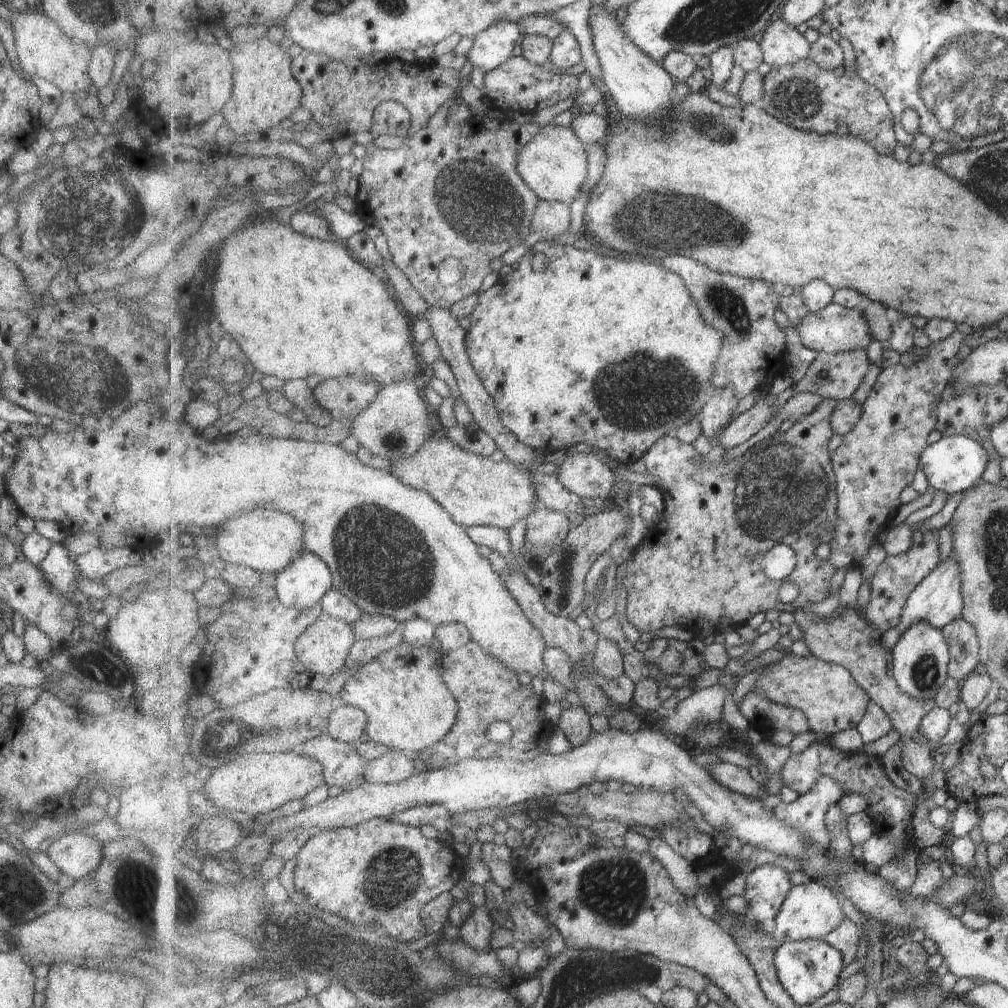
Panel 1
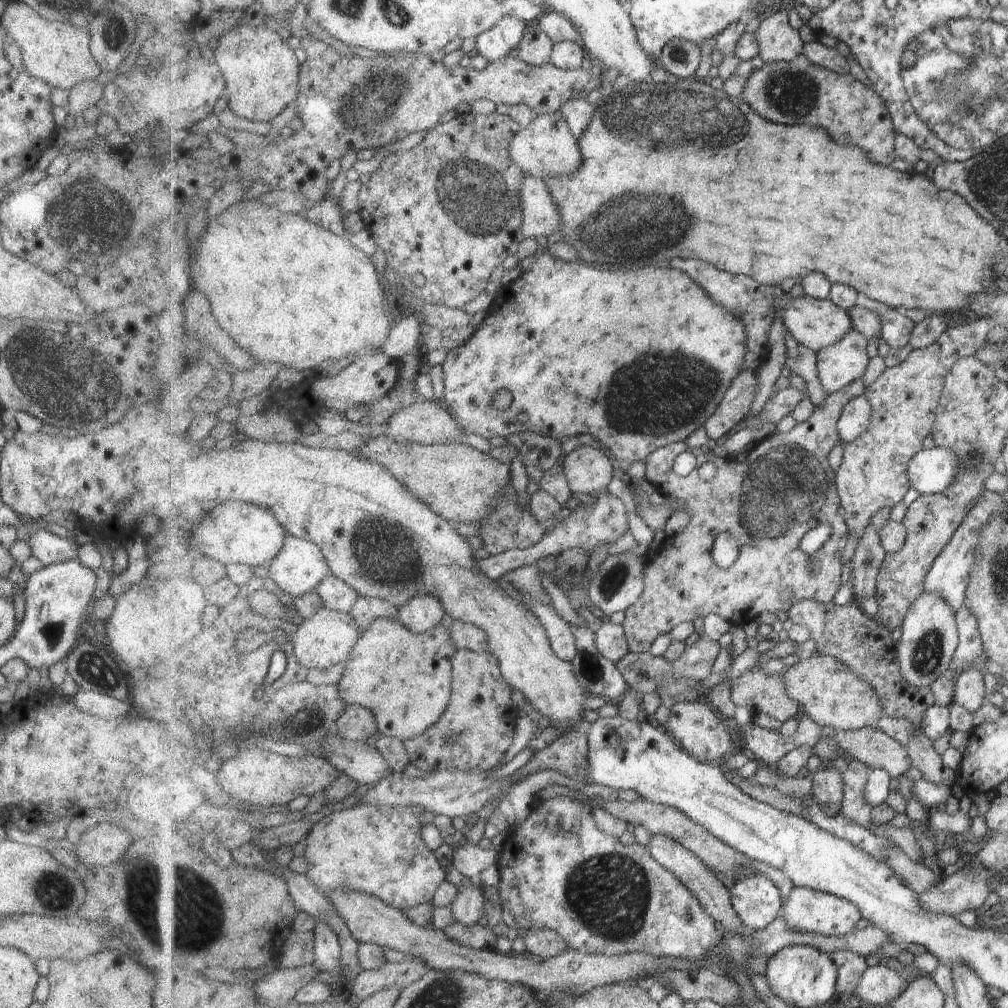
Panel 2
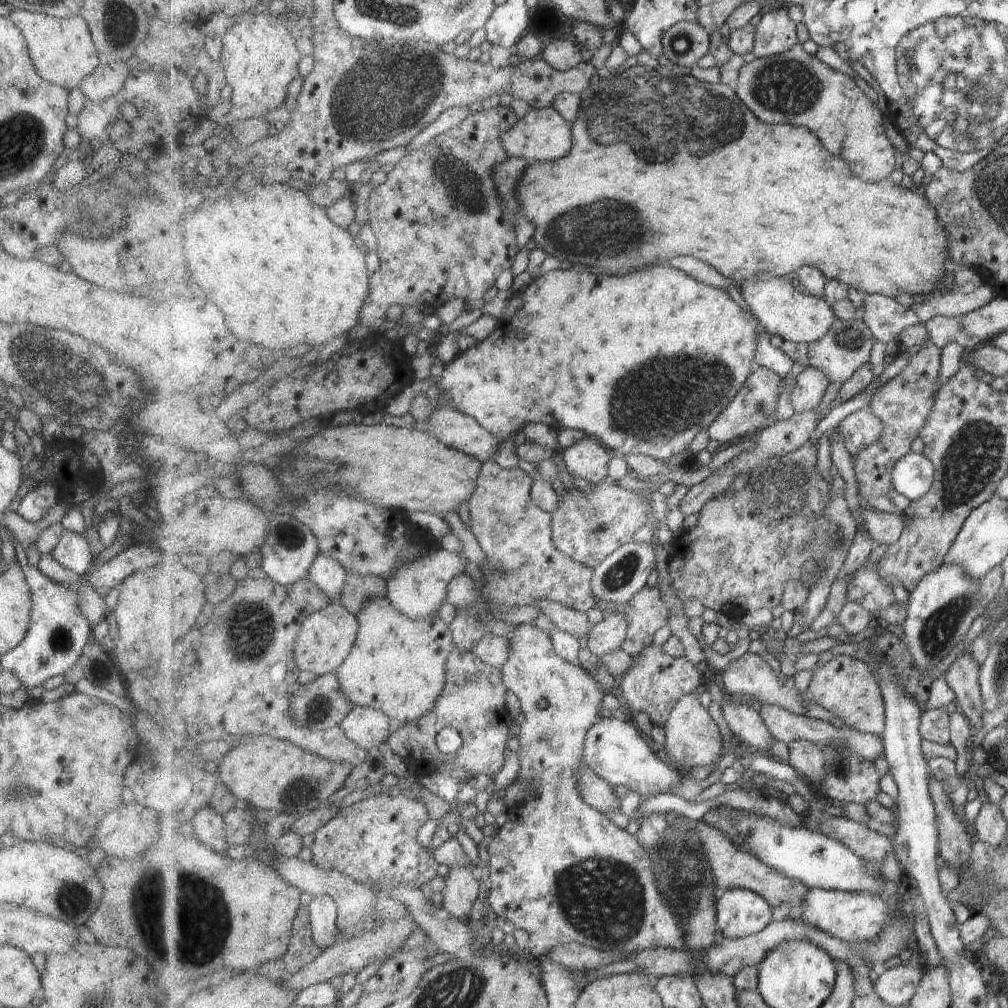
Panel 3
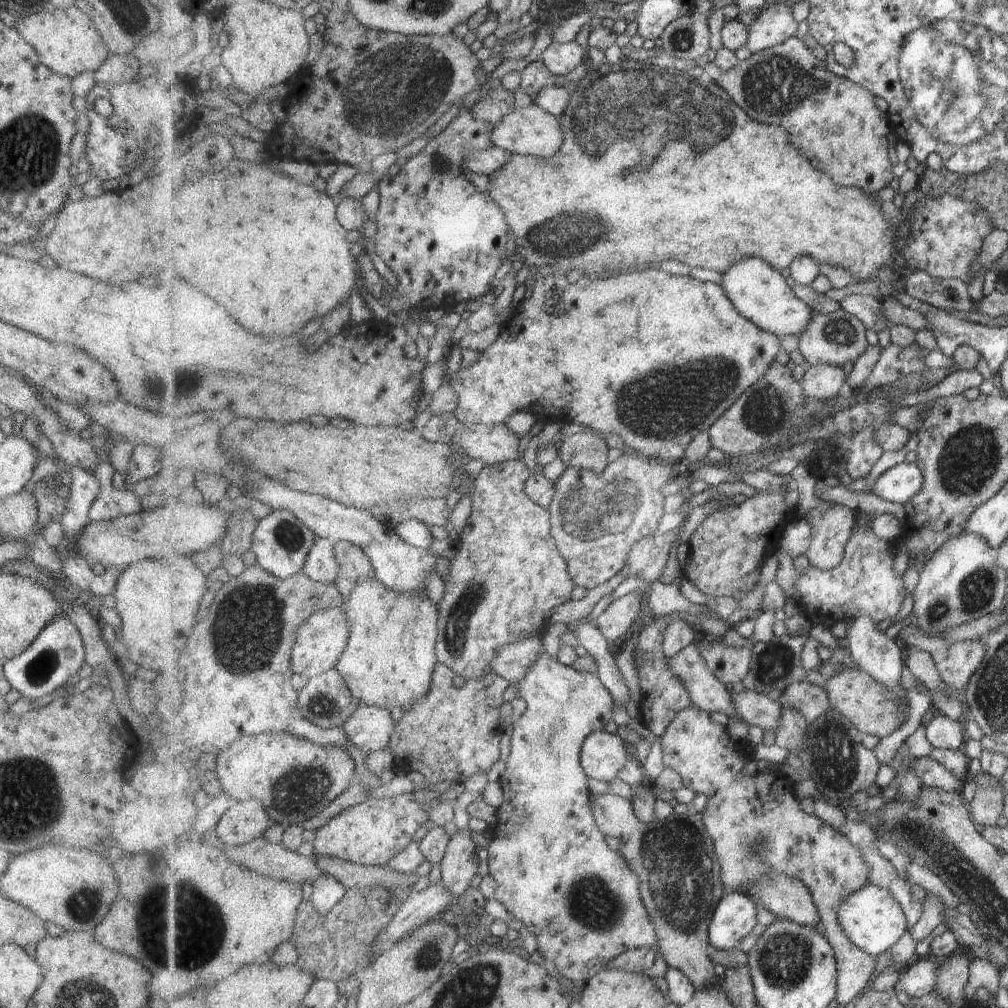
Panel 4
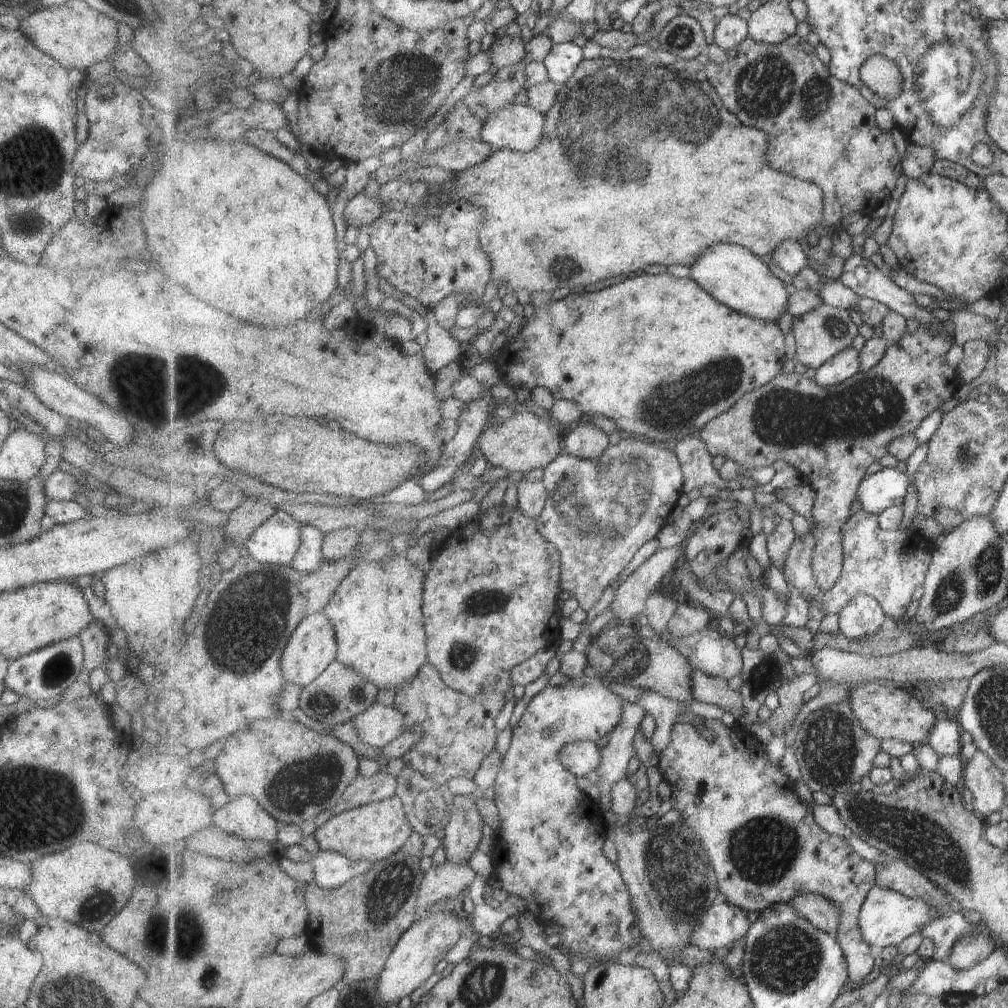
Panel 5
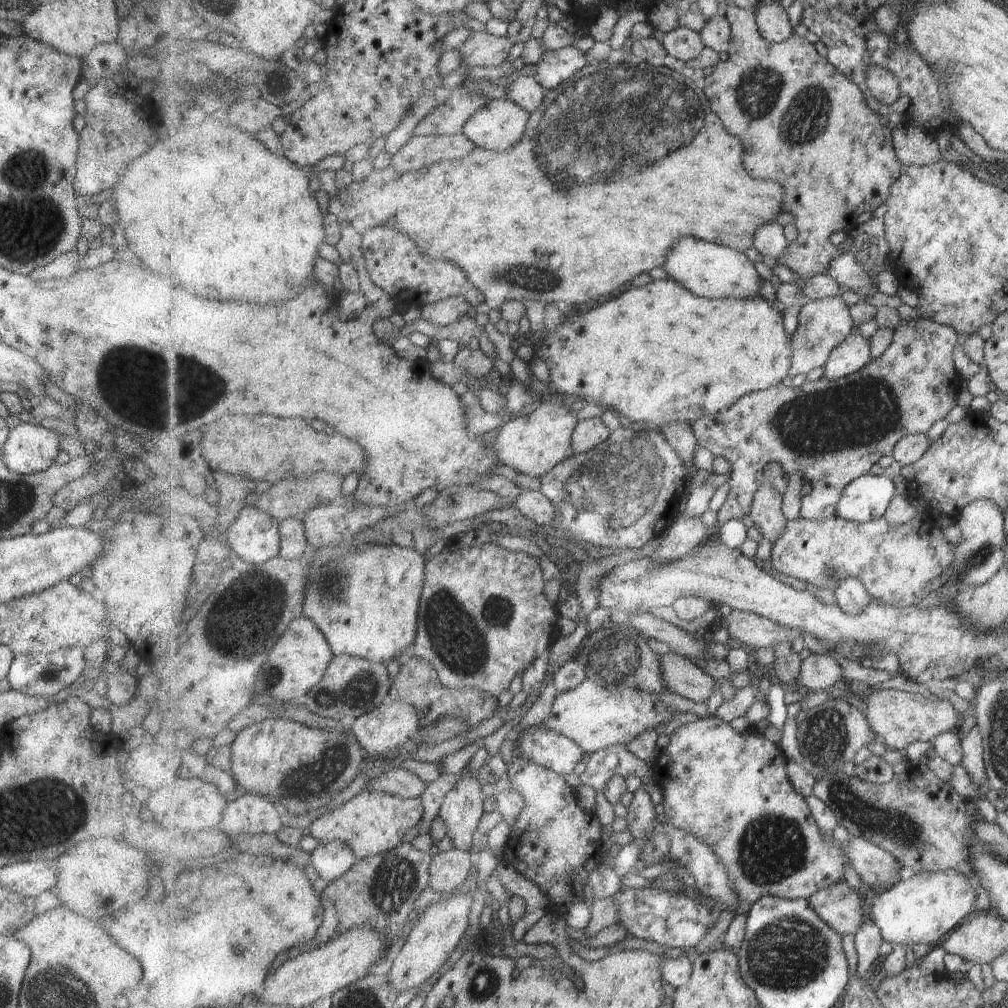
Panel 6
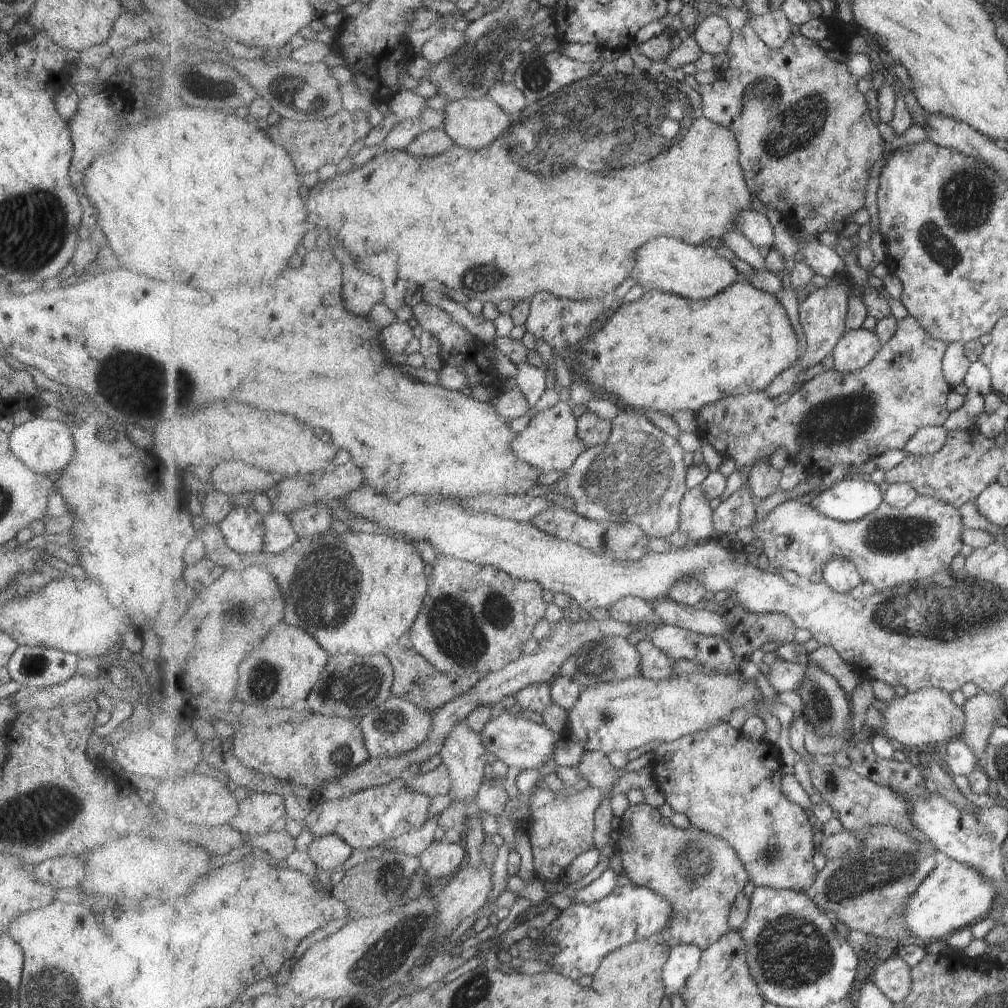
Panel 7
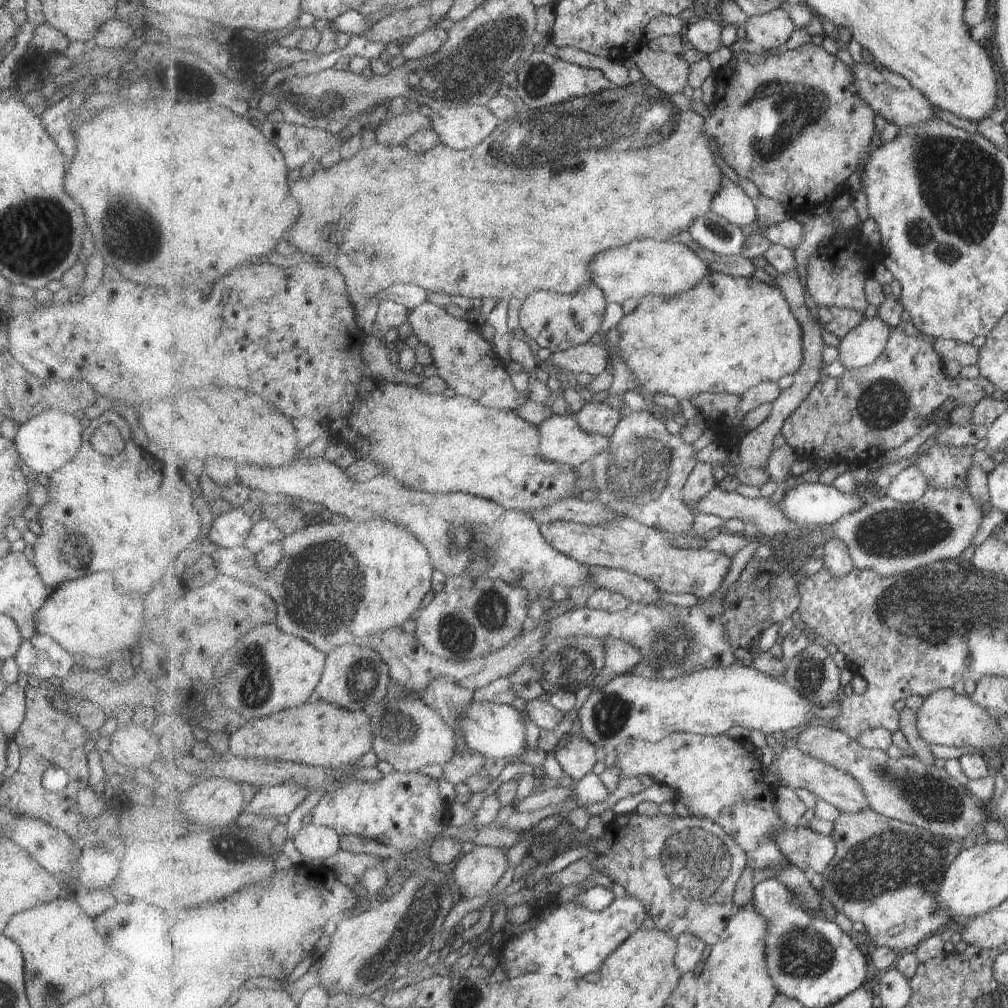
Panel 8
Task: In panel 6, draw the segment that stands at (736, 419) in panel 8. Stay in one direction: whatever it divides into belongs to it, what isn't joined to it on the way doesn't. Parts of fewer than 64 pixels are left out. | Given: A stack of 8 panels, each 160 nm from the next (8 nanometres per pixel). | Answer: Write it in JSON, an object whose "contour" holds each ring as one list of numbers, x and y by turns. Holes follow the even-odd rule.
{"contour":[[924,316,912,321,903,319,895,329,893,344,885,354,852,375,837,380,822,376,816,381,805,380,800,387,772,386,766,391,743,396,729,410,696,420,692,425,698,444,715,457,727,459,731,466,731,490,727,502,717,513,718,526,731,519,743,520,743,516,750,514,755,493,767,480,763,470,769,462,779,464,786,476,795,471,803,473,807,482,815,487,815,493,802,502,803,517,820,521,836,515,840,496,849,484,871,472,871,468,883,457,893,455,901,439,928,433,937,421,947,418,947,414,961,404,964,380,957,372,954,361,957,339,957,331,949,325]]}

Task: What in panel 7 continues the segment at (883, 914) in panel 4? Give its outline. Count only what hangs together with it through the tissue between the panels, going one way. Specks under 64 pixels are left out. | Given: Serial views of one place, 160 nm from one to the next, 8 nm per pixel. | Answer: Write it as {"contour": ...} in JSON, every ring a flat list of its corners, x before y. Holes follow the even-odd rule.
{"contour":[[947,858,933,869,918,891,909,897,902,907,902,919,909,931,913,931,915,941,924,945,932,941,943,941,952,932,963,929,967,924,971,925,977,918,983,918,991,910,993,896,993,885,977,869]]}

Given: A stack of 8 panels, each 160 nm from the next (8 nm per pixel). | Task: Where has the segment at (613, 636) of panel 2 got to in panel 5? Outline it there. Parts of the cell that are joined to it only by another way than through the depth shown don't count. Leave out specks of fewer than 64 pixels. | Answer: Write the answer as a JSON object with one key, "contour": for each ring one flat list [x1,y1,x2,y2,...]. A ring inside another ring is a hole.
{"contour":[[684,542,658,549,636,568,616,590,611,609,616,614,613,623,633,624,637,614,645,614,646,600,654,588,665,582,684,558]]}

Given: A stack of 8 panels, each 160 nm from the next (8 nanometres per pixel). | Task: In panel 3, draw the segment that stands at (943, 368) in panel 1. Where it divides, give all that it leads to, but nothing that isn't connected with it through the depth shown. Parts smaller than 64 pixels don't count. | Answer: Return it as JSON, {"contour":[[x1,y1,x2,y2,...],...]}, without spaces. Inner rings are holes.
{"contour":[[933,342,926,347,923,346,913,354,907,367,874,394,869,408,884,422,884,438,880,443,872,444,854,456,860,493,865,499,877,496,887,498,889,494,891,494,891,498,895,498,897,492,892,483,892,470,897,462,911,452,913,440,920,436,920,432,923,431,924,424,928,422,932,408,935,406,937,393,933,397,933,390,937,376,939,376,939,368,941,368,941,354,943,354,942,348]]}

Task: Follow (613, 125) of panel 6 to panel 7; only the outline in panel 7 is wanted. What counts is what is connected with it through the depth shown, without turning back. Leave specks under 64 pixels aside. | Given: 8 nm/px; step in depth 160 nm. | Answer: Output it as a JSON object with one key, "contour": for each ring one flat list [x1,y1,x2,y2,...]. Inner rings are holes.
{"contour":[[635,71,630,75,617,73,605,77,595,72,561,89,551,98,531,102,515,118,513,122,517,120,517,128,511,124,511,130,487,148,475,150,457,145,438,154,437,158,416,157,407,149,384,150,364,167,352,167,345,173,337,173,331,179,318,182,303,198,309,212,310,226,315,224,319,232,328,230,333,243,342,242,356,266,358,259,395,253,400,261,399,276,406,282,413,281,420,287,440,282,447,289,463,291,469,298,475,298,481,303,493,302,496,305,503,300,514,300,516,303,530,301,534,295,543,291,551,291,551,294,559,298,574,301,611,298,613,290,629,276,633,268,631,258,639,246,659,236,675,237,692,245,701,245,711,238,721,241,727,229,736,227,736,214,751,209,751,198,755,195,744,177,744,168,740,163,740,144,735,133,705,117,700,93,684,82,676,82,671,76,654,78,648,71]]}

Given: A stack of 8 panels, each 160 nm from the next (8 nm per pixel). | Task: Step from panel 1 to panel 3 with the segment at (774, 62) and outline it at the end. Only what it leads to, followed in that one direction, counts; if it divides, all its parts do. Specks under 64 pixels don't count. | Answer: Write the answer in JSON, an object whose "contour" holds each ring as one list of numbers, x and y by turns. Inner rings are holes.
{"contour":[[779,8,767,11,756,25,756,43,752,54,757,58,783,54,797,44,797,23,790,16,789,9]]}

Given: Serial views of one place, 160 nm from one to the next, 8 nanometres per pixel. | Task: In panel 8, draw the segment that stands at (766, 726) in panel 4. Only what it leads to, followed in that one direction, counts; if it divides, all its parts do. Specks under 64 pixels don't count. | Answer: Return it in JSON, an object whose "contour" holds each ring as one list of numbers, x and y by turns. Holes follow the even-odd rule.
{"contour":[[604,638,607,646,607,666,593,682,593,691,607,686,611,679,631,672,633,666,643,663,643,652,626,641,617,638]]}

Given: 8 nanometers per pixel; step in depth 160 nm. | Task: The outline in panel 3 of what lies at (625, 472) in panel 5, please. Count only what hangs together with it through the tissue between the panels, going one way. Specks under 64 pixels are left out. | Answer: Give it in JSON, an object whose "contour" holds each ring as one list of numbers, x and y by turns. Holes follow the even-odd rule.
{"contour":[[607,477,591,486,591,490,577,488,560,496,555,512,551,512,551,536,557,550,573,557,573,560,594,570,618,548,632,541,636,532,648,522,651,503,639,496,641,490,631,490,619,485,619,481]]}

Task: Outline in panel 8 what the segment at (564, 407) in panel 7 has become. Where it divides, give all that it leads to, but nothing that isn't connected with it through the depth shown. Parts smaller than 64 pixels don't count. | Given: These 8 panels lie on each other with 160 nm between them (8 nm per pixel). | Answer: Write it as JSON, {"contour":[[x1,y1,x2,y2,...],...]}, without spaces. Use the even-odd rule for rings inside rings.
{"contour":[[551,414,539,424,539,450,549,462,561,465,581,466,609,448,607,436,586,434,573,416]]}

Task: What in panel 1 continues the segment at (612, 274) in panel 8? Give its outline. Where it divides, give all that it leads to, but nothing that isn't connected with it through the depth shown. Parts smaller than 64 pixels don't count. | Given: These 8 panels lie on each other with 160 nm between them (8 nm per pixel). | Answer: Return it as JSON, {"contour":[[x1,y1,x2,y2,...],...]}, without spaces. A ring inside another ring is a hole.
{"contour":[[835,302,825,310,809,313,797,330,803,345,818,352,827,351,831,354,839,354,853,349,865,349,873,340,868,320,861,309,850,309]]}

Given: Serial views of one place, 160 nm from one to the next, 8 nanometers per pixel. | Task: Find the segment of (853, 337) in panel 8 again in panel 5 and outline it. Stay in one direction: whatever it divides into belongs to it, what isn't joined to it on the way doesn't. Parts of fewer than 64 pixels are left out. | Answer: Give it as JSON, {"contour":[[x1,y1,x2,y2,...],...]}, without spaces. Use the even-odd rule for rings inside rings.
{"contour":[[846,348,816,370,814,379,823,387,837,386,860,371,862,360,855,348]]}

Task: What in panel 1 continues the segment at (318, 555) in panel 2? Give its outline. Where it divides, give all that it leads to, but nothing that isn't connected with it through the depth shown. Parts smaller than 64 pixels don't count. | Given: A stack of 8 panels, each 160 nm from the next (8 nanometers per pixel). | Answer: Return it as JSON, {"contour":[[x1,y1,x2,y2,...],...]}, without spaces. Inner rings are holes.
{"contour":[[305,549,283,570,275,573,279,600,289,608,314,607,333,586,333,575,327,563]]}

